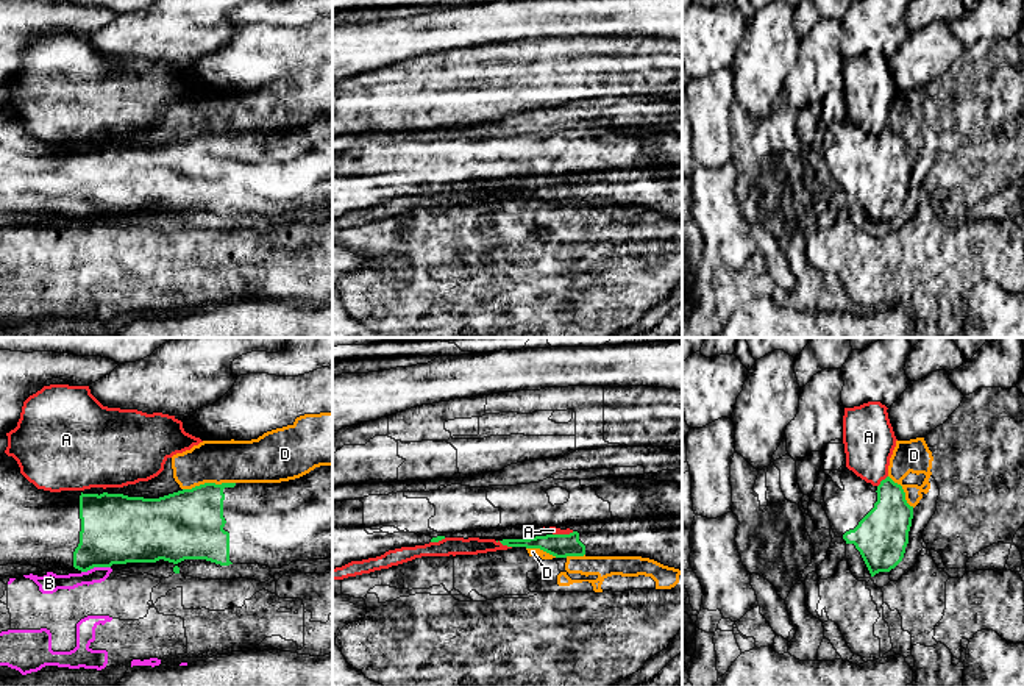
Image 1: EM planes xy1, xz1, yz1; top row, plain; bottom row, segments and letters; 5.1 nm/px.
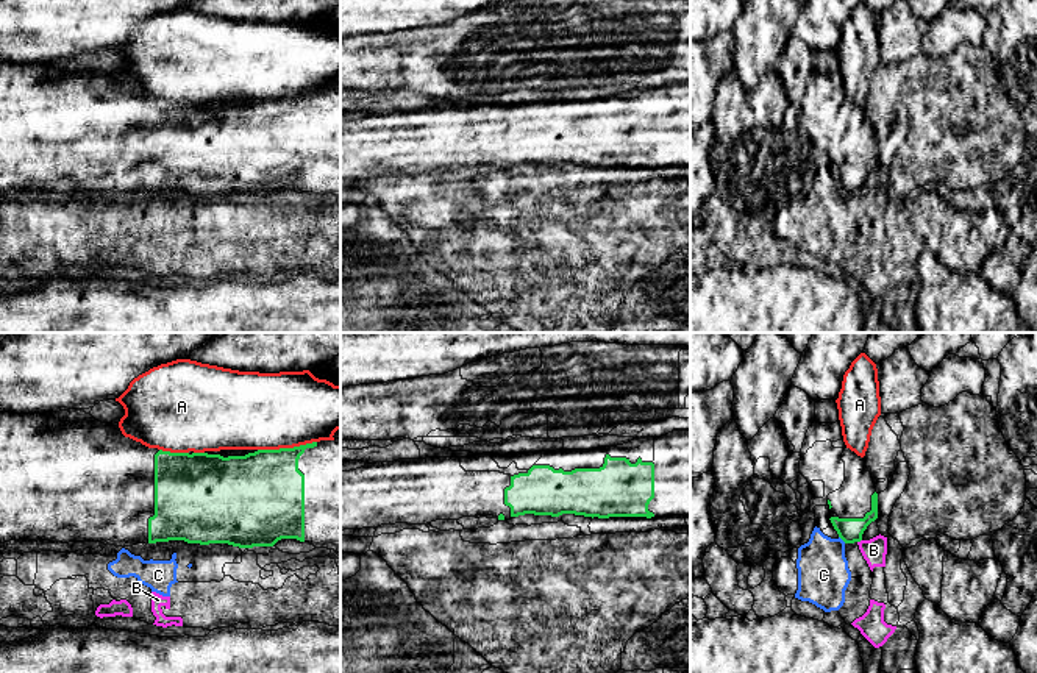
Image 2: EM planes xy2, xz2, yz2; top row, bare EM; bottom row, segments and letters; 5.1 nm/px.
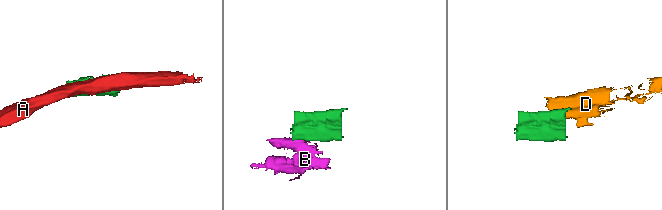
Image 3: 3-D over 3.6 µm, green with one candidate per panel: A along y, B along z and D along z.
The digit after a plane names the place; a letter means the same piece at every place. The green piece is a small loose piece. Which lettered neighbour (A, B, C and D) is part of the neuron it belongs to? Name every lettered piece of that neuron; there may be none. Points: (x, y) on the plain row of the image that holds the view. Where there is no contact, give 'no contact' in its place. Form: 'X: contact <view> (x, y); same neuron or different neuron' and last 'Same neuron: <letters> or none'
A: contact xy2 (286, 99); different neuron
B: contact xy1 (96, 216); different neuron
C: contact yz2 (842, 189); different neuron
D: contact xy1 (208, 133); different neuron
Same neuron: none

